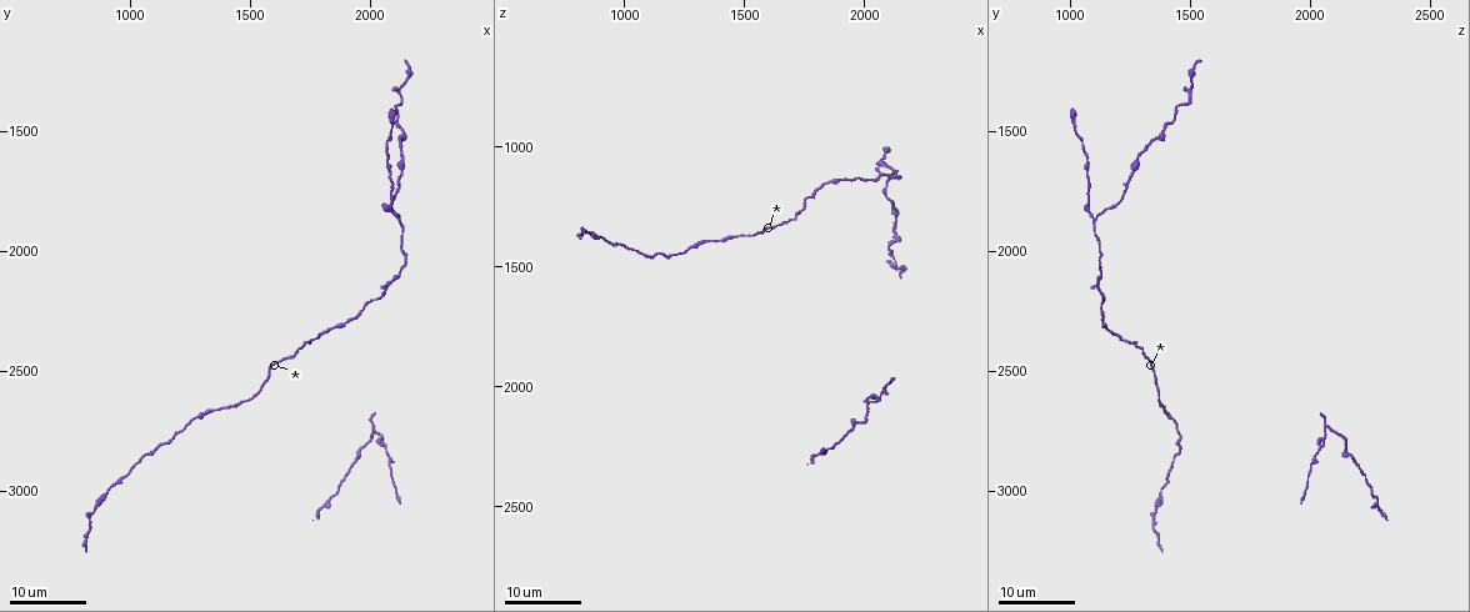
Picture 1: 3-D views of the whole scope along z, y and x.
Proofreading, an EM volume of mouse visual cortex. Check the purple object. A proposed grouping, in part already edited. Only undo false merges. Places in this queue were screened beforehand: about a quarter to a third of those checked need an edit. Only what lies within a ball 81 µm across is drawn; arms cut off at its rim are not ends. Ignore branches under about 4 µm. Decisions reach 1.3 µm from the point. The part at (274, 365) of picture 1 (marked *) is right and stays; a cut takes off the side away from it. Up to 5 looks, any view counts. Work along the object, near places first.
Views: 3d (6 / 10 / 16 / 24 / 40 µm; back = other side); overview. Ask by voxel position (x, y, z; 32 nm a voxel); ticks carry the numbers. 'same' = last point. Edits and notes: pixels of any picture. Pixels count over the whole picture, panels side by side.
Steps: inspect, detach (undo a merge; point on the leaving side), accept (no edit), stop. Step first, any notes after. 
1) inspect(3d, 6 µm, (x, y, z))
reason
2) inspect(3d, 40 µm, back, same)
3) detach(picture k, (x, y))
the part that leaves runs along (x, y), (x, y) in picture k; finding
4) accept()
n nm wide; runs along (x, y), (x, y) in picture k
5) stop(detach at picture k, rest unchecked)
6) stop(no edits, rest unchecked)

inspect(3d, 16 µm, (2000, 2730, 2080))
three arms meet

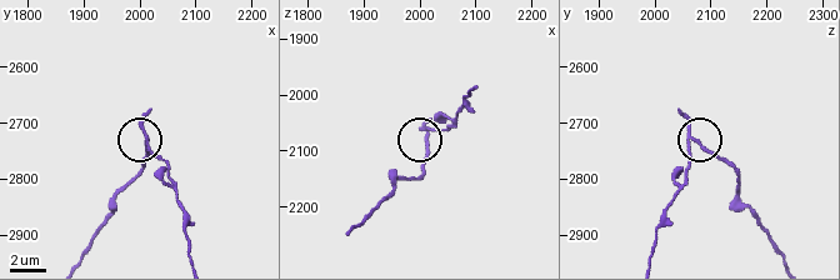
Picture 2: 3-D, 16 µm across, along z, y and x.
inspect(3d, 10 µm, (2015, 2730, 2075))

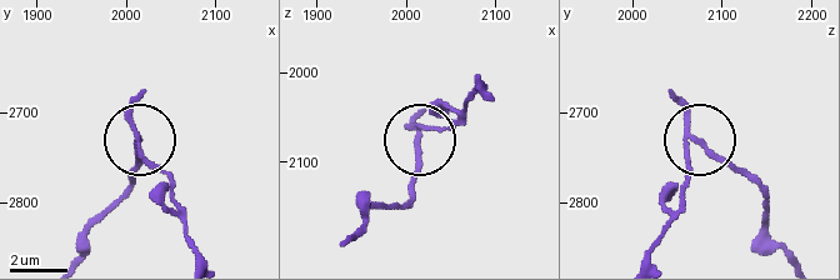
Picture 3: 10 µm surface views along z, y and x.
detach(picture 3, (426, 128))
side arm 13 µm; the part that leaves runs along (413, 123), (435, 130), (459, 120), (478, 84) in picture 3; two neurons meet here

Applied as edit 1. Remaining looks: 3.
inspect(3d, 16 µm, (2050, 2170, 1130))
three-way junction

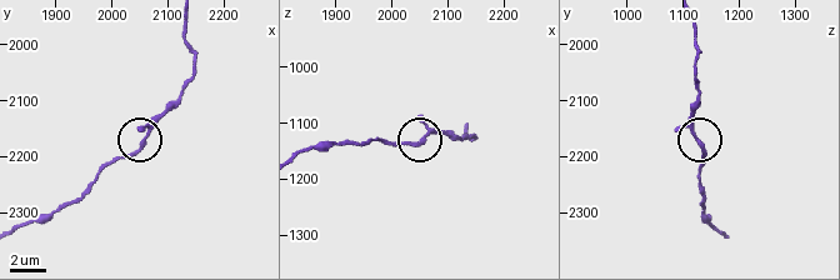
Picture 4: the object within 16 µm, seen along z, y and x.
inspect(3d, 10 µm, (2055, 2170, 1125))
zoom in

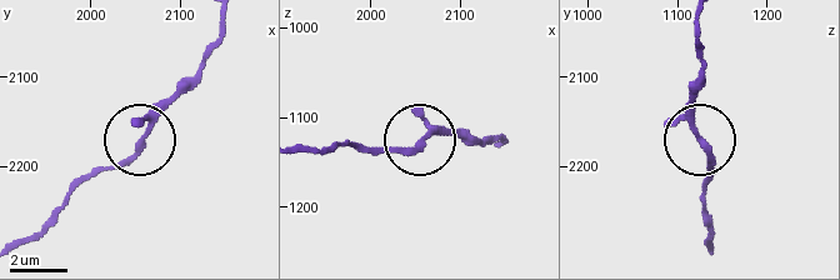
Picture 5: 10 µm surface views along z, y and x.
accept()
3 arms; continuous, no second neuron

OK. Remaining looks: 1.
stop(detach at picture 3, rest unchecked)

